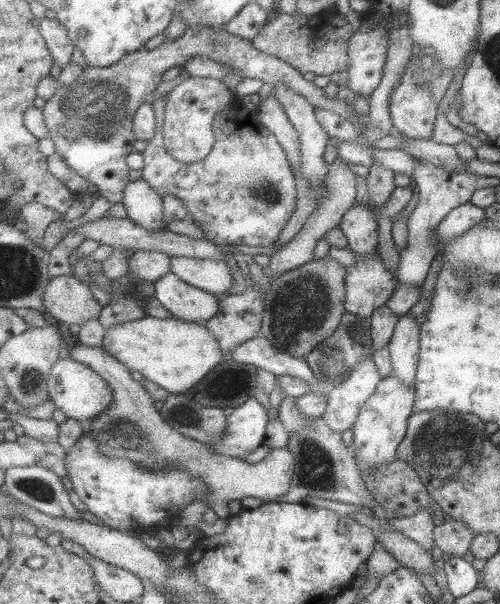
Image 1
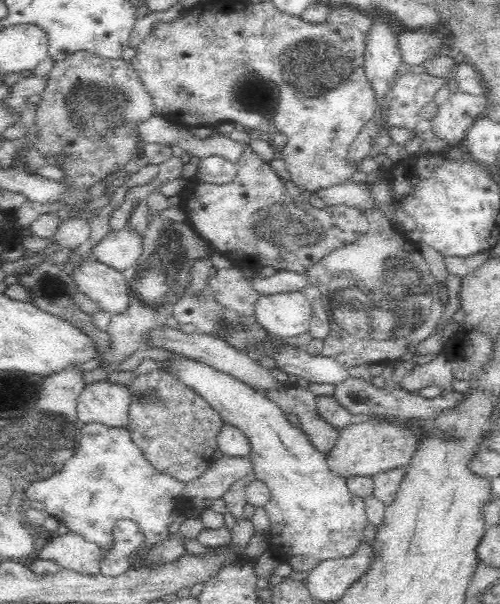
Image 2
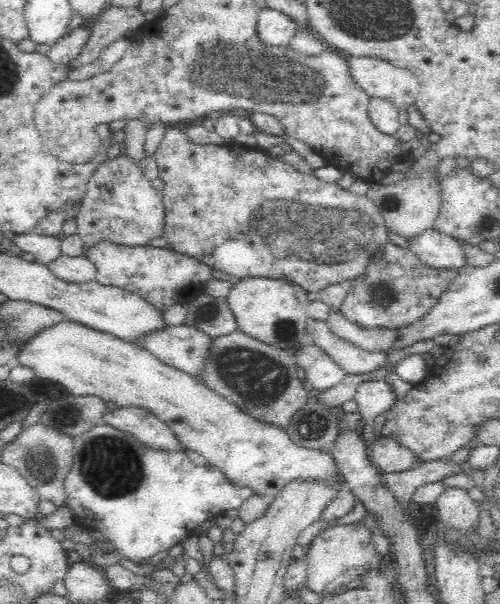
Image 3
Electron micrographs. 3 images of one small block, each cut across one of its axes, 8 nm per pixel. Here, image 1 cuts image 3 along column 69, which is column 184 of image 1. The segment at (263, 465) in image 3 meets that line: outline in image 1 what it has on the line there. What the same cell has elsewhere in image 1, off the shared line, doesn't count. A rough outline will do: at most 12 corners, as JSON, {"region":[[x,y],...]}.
{"region":[[147,315],[102,347],[172,394],[225,360],[205,324]]}

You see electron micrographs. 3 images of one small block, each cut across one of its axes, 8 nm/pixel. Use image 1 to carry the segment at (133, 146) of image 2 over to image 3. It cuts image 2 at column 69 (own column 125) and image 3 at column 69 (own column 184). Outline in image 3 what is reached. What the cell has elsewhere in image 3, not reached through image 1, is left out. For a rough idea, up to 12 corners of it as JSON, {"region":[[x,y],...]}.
{"region":[[74,28],[52,43],[46,54],[56,64],[80,58],[90,29]]}

